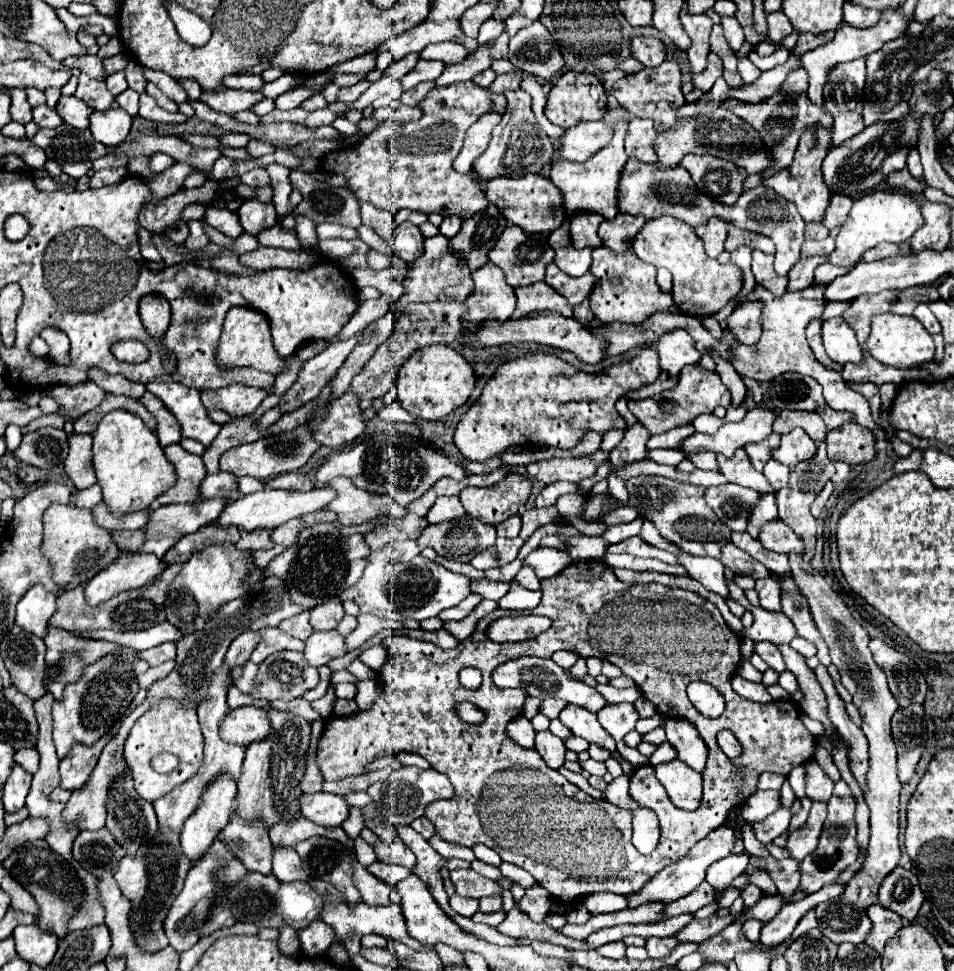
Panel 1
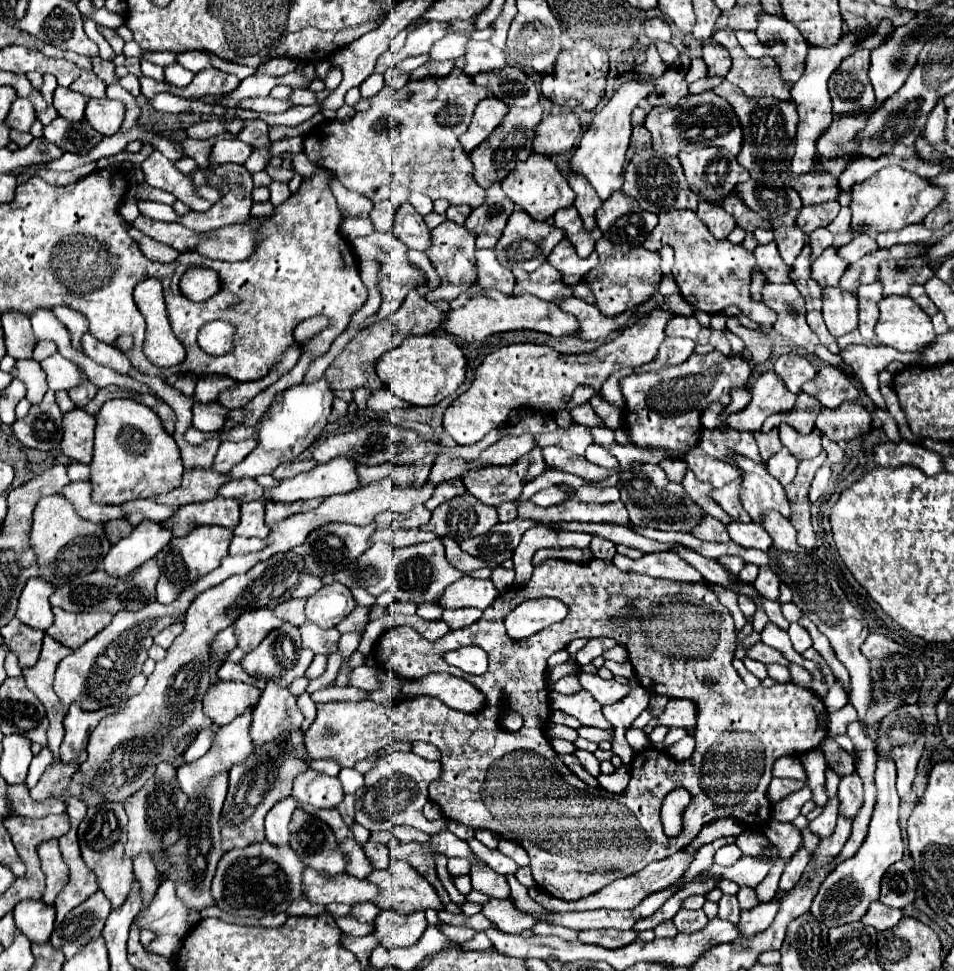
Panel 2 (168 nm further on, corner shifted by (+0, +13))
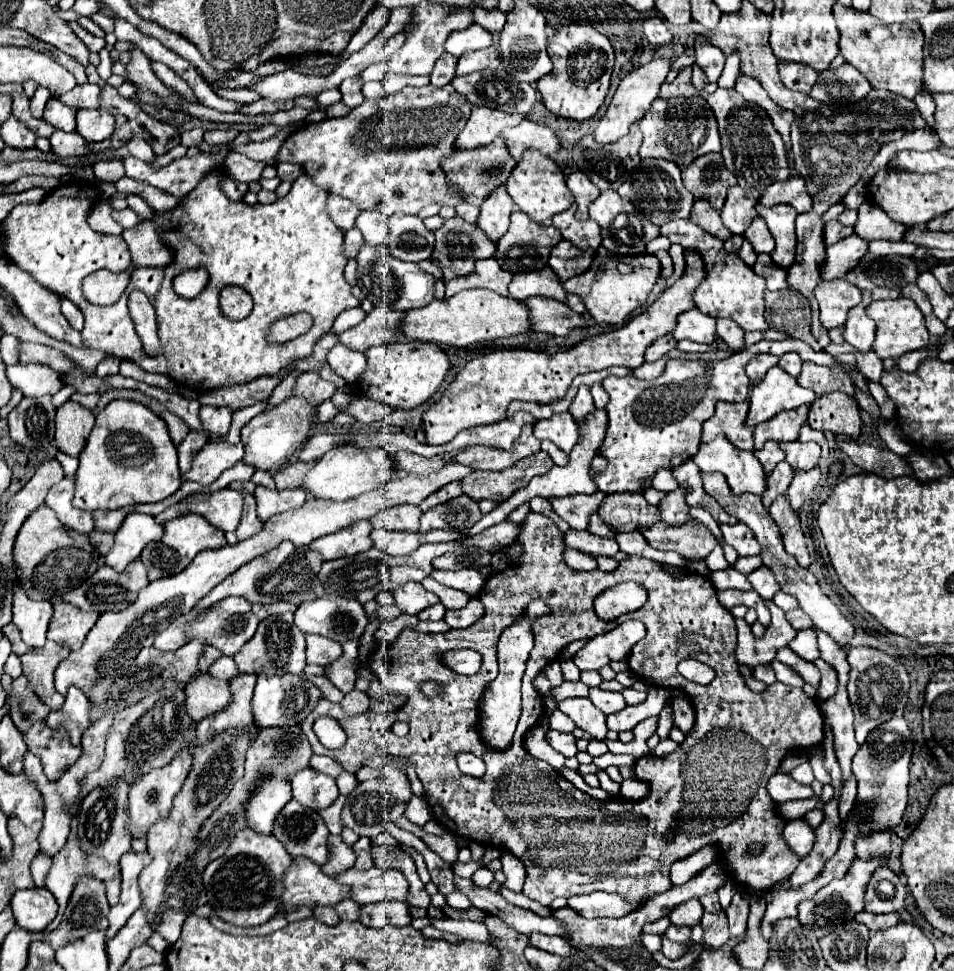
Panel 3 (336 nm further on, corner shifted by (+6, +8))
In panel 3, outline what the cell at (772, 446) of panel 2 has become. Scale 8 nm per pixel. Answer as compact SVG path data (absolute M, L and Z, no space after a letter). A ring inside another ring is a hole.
M766 442L764 448L758 450L758 452L754 452L754 454L760 460L766 476L770 476L772 470L774 470L774 466L786 458L786 454L780 450L780 446L776 442Z

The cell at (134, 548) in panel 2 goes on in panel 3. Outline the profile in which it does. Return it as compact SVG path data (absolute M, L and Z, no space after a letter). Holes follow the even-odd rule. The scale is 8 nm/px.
M130 512L126 520L120 524L118 532L114 534L114 548L104 556L104 560L116 572L122 572L130 562L134 562L140 556L142 548L148 542L160 540L162 534L164 526L156 524L152 516Z

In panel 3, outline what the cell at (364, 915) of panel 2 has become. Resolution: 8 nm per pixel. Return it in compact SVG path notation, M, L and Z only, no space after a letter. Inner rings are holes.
M348 898L342 900L342 902L338 902L334 906L334 910L336 910L336 914L338 914L340 920L358 920L358 904L350 902Z

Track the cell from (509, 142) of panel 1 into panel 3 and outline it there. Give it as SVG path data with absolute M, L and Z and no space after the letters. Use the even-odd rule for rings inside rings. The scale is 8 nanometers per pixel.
M496 138L488 148L482 150L456 150L452 156L442 158L440 168L446 174L446 184L448 186L458 186L462 190L462 196L466 202L480 206L482 200L486 200L486 196L490 196L490 192L498 186L502 186L510 172L514 170L514 160L512 156L506 152L506 144L502 138Z

